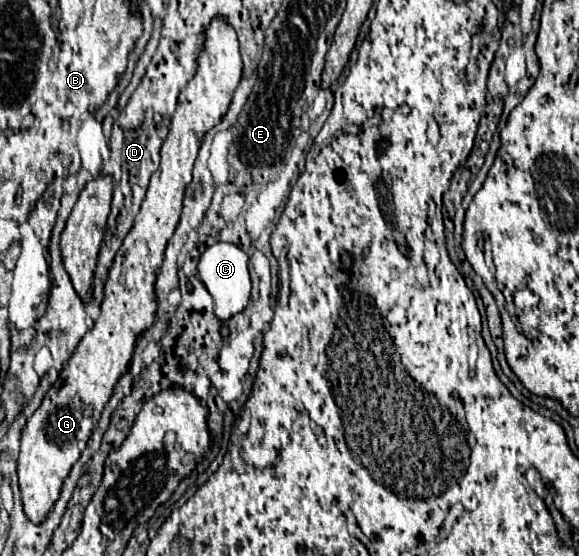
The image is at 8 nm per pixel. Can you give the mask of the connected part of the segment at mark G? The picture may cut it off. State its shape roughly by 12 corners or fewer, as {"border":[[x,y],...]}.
{"border":[[205,30],[101,314],[21,430],[25,514],[47,518],[135,340],[205,132],[241,80]]}

